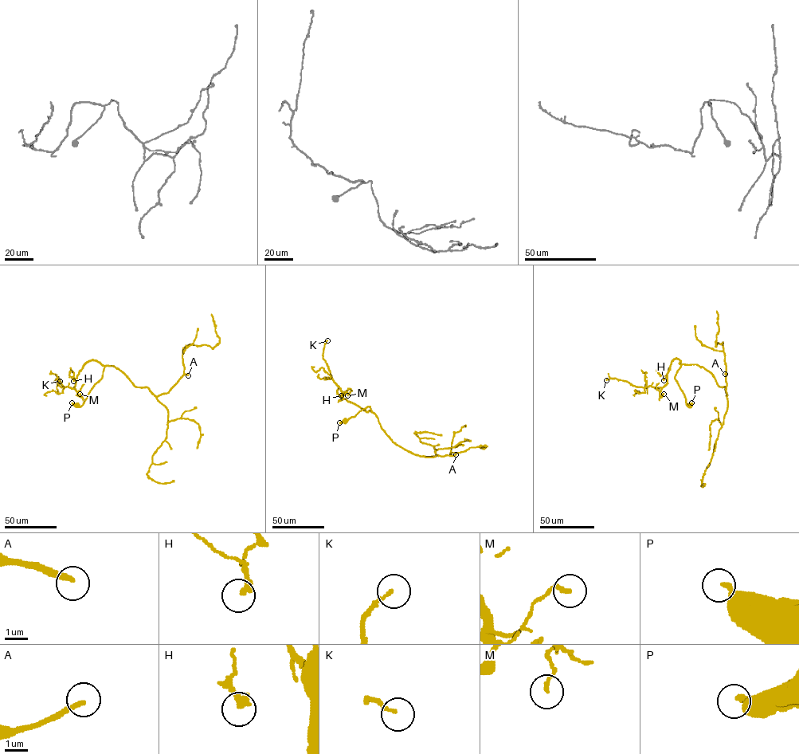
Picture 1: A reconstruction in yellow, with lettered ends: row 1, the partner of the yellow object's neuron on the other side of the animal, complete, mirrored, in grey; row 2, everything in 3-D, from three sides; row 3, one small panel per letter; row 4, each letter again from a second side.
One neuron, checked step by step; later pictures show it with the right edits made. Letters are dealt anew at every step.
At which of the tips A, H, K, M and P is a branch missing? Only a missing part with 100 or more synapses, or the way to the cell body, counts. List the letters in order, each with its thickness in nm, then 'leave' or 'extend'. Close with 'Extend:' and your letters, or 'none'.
A: 240 nm | extend
H: 280 nm | leave
K: 140 nm | leave
M: 150 nm | leave
P: 320 nm | leave
Extend: A

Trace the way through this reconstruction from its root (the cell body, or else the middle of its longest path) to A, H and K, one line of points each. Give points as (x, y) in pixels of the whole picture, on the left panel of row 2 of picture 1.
A: (78, 405), (107, 365), (156, 396), (188, 375)
H: (78, 405), (83, 405), (92, 386), (101, 378), (104, 366), (91, 359), (76, 378), (71, 377), (73, 381)
K: (78, 405), (101, 378), (104, 366), (87, 362), (74, 388), (61, 387), (55, 381), (60, 381)

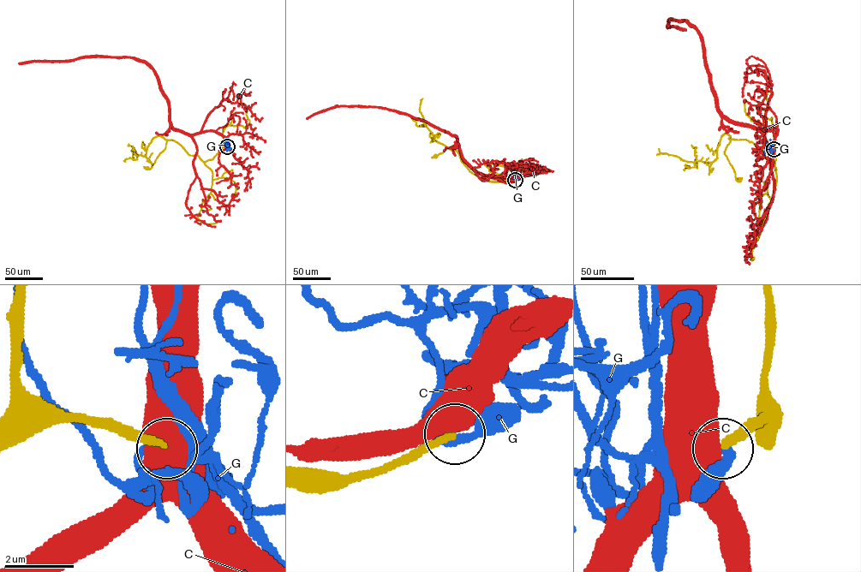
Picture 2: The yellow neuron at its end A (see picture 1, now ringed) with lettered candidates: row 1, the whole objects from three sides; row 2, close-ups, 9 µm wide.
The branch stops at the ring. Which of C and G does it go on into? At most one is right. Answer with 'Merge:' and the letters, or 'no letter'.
Merge: no letter

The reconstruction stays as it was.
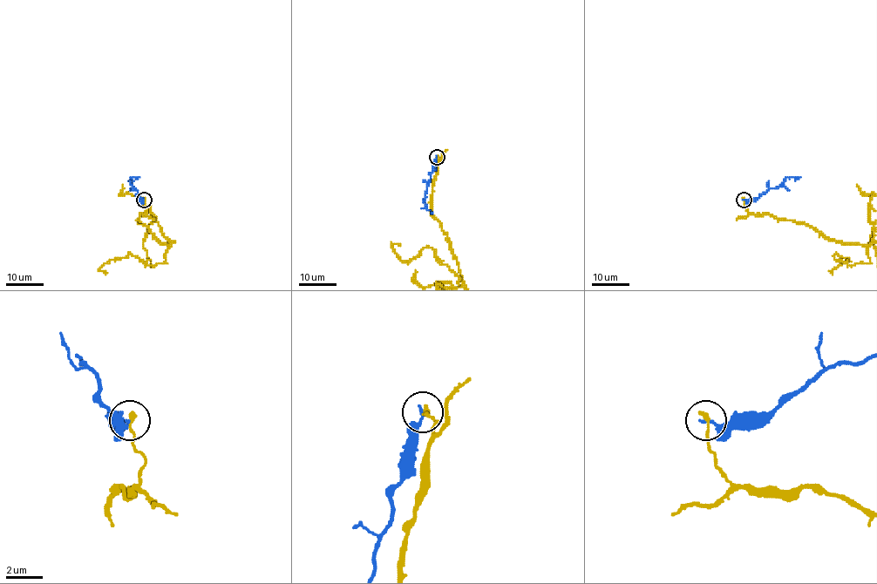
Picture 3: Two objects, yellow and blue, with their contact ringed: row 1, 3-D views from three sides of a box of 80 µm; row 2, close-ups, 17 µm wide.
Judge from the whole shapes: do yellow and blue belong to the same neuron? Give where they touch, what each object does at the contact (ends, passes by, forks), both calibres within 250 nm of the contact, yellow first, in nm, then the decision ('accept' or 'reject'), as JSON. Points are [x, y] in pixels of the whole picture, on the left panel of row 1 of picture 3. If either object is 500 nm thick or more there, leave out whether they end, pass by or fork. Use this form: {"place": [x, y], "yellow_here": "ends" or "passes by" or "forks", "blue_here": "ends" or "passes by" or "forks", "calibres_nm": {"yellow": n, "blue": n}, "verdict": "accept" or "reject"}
{"place": [144, 200], "yellow_here": "ends", "blue_here": "ends", "calibres_nm": {"yellow": 220, "blue": 180}, "verdict": "reject"}

